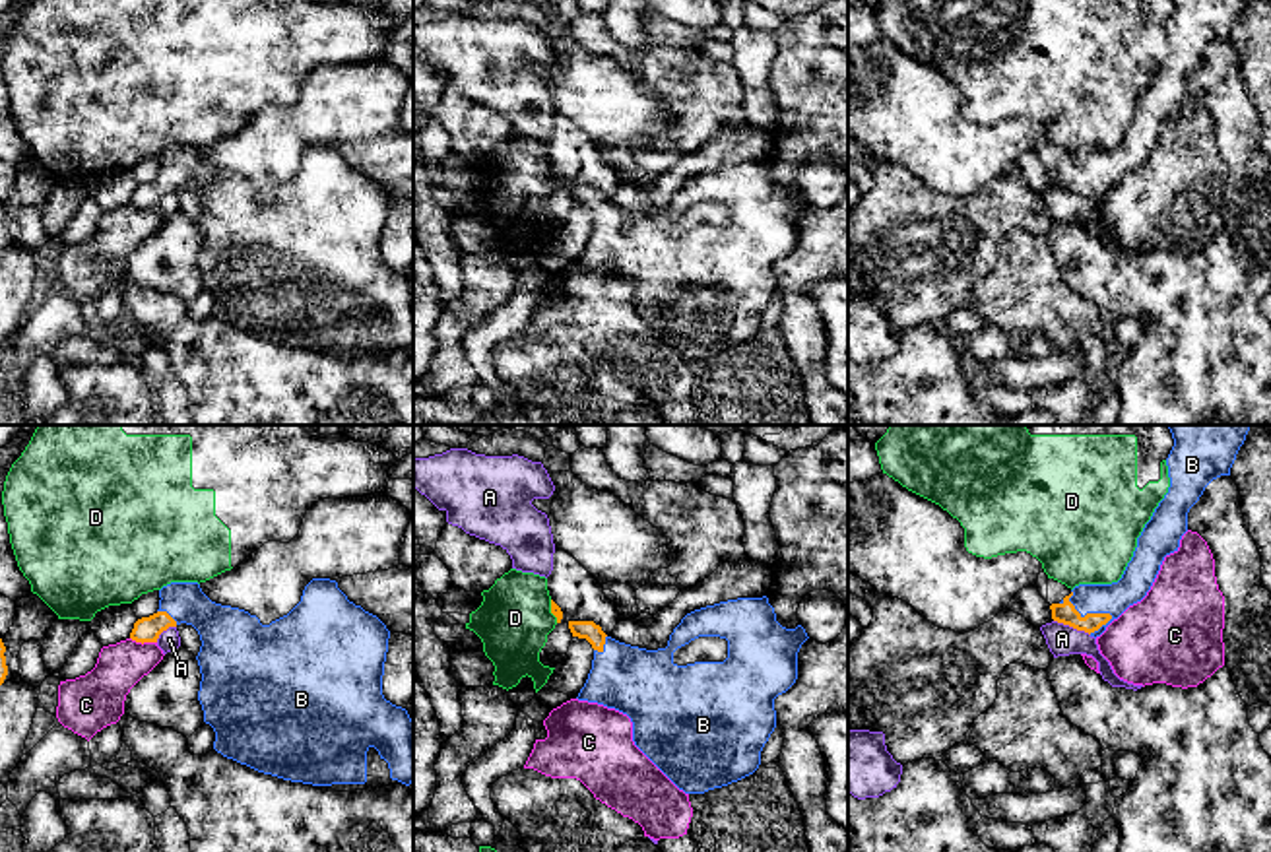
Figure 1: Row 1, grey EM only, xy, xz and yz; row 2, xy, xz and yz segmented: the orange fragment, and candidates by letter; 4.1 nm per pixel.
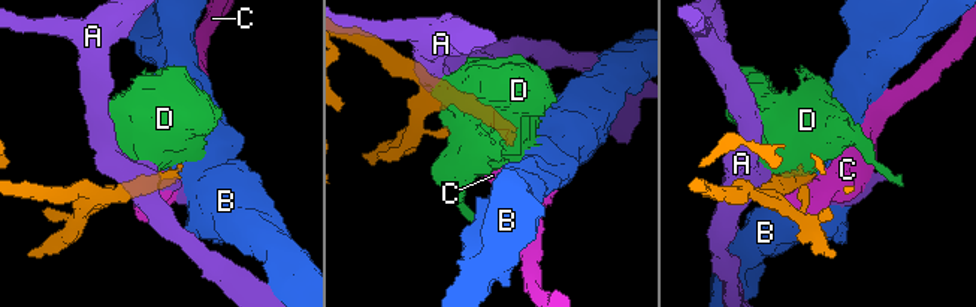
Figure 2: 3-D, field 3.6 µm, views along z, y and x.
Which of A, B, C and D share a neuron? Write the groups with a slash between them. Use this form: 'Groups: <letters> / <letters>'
Groups: A / B / C / D

